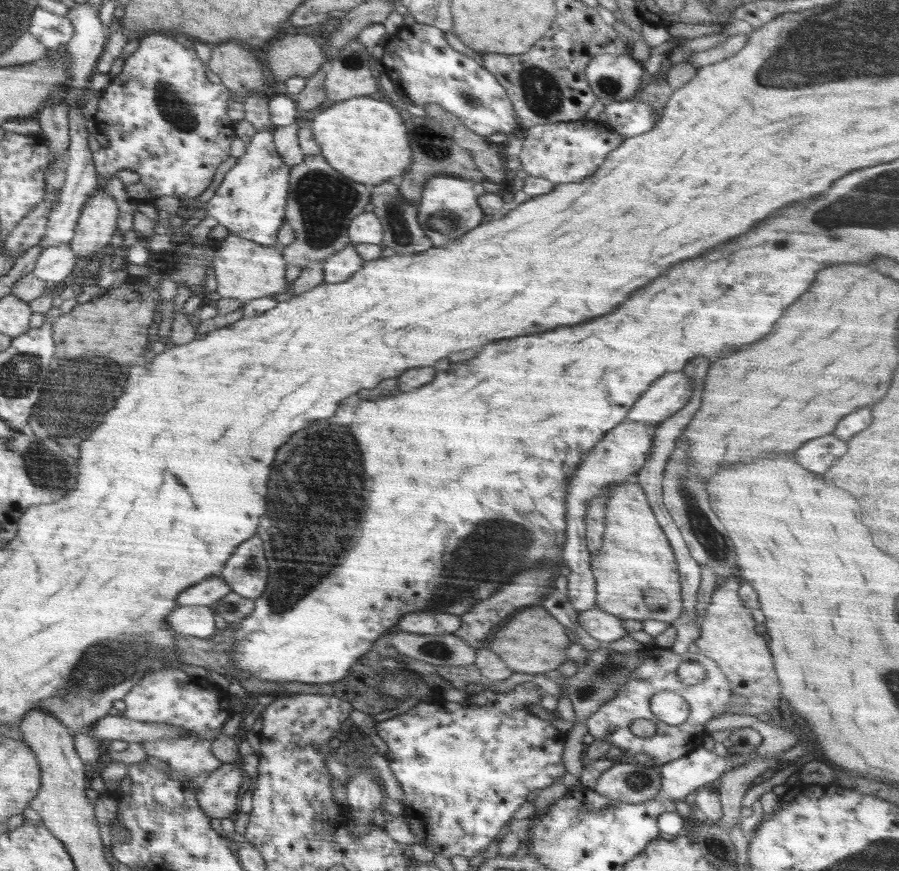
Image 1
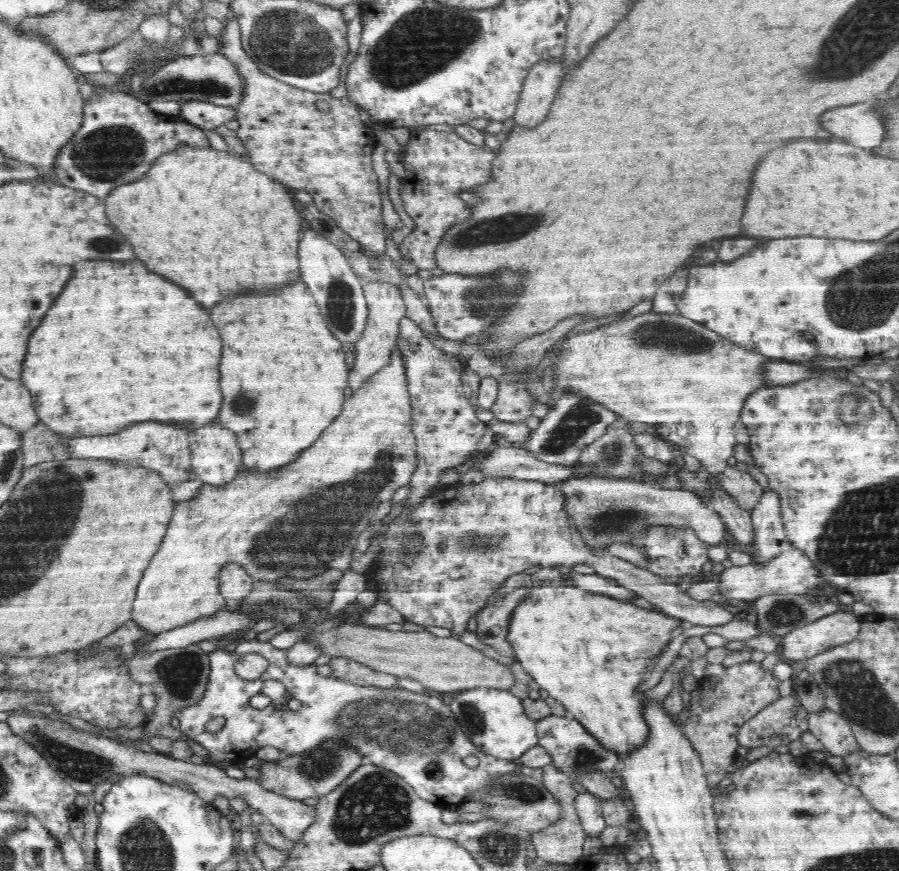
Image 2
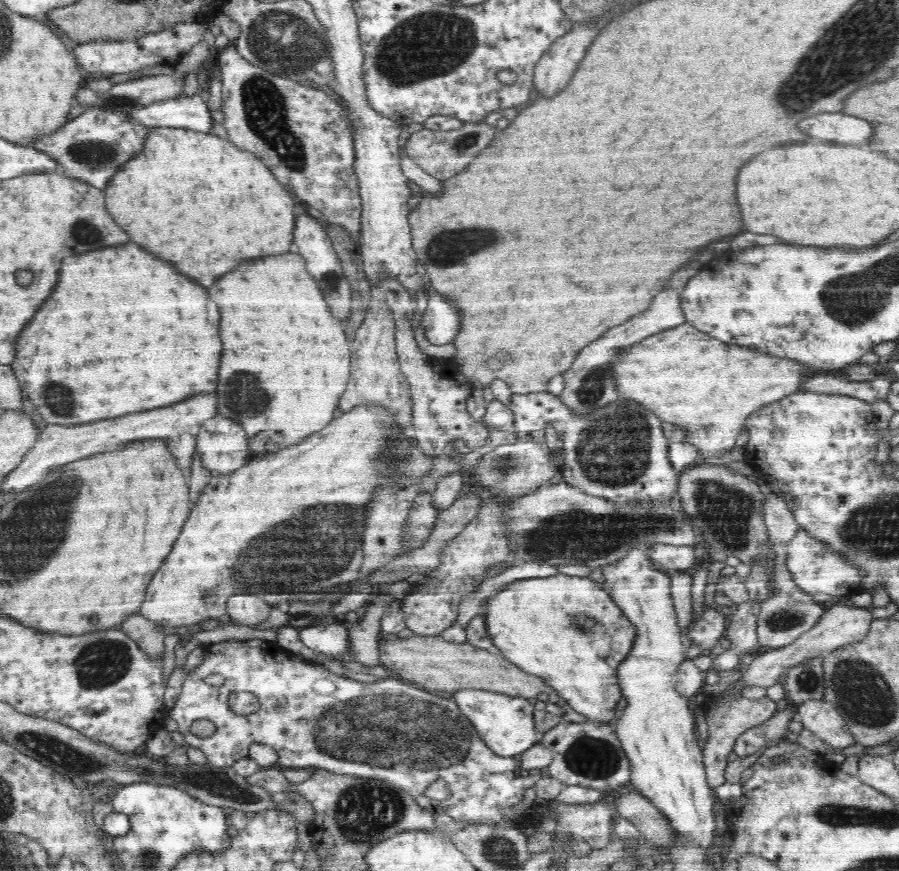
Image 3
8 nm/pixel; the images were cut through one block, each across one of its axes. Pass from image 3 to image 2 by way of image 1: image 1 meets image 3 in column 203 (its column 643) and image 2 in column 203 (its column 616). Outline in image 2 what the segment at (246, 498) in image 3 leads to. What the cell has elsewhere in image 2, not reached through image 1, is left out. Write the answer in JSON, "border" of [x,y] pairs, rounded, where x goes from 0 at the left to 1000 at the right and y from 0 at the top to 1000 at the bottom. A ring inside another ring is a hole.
{"border":[[[443,397],[436,402],[435,406],[435,416],[418,427],[416,432],[412,432],[412,434],[409,434],[410,436],[406,437],[407,441],[405,441],[405,445],[400,445],[389,459],[383,462],[383,468],[380,468],[378,478],[367,487],[365,494],[360,494],[360,496],[356,498],[356,505],[352,505],[352,510],[347,510],[347,514],[340,514],[340,517],[329,526],[329,530],[325,530],[325,533],[320,533],[320,535],[316,535],[316,537],[300,543],[283,543],[280,541],[268,540],[263,545],[263,549],[259,549],[254,556],[249,558],[238,558],[227,555],[226,559],[215,573],[196,579],[191,599],[189,599],[189,604],[187,604],[187,613],[185,613],[185,618],[182,618],[178,631],[176,631],[174,638],[169,641],[165,654],[160,657],[158,668],[156,668],[156,673],[154,673],[154,680],[151,680],[151,691],[149,691],[147,712],[154,716],[156,722],[176,729],[179,726],[225,710],[225,707],[236,707],[238,703],[246,700],[246,698],[250,696],[251,689],[244,682],[242,664],[245,661],[245,654],[247,654],[254,645],[267,648],[285,667],[298,667],[301,669],[309,668],[311,664],[340,666],[340,664],[352,664],[352,661],[356,661],[356,657],[363,657],[363,654],[378,654],[378,657],[384,657],[392,652],[392,645],[397,642],[397,639],[392,636],[394,629],[396,629],[395,620],[400,615],[402,611],[407,608],[407,604],[409,604],[412,595],[416,592],[420,579],[427,576],[427,574],[435,574],[443,560],[455,556],[458,544],[461,544],[461,541],[463,541],[465,536],[464,510],[462,499],[457,493],[458,467],[449,424],[449,410],[447,410],[447,403],[443,401]],[[354,572],[356,572],[356,576],[358,576],[358,572],[360,572],[360,579],[365,579],[365,581],[358,581],[358,590],[356,590],[356,581],[352,581]]]}

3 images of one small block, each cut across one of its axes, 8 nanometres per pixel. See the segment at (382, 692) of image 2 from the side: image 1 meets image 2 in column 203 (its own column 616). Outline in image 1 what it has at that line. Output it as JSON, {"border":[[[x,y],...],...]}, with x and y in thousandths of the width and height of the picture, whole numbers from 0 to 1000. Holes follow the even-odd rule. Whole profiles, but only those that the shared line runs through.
{"border":[[[725,742],[723,746],[719,746],[716,760],[701,774],[699,783],[692,788],[692,792],[687,792],[685,801],[672,806],[670,812],[665,813],[661,820],[652,825],[654,840],[659,843],[661,850],[670,848],[676,852],[679,856],[686,856],[693,861],[693,867],[700,867],[699,873],[703,873],[704,868],[710,863],[720,865],[725,868],[726,878],[735,881],[747,873],[759,870],[761,867],[768,866],[772,861],[781,858],[783,846],[786,845],[785,829],[805,819],[805,809],[812,806],[814,799],[814,790],[810,783],[810,778],[803,774],[803,769],[796,765],[794,758],[783,753],[781,750],[761,749],[759,751],[750,751],[745,744],[735,744]],[[770,758],[781,762],[781,767],[785,769],[785,778],[783,783],[778,785],[776,790],[770,786],[762,786],[754,780],[754,765],[759,760]],[[745,792],[756,797],[765,807],[768,817],[765,823],[759,831],[747,834],[736,830],[735,827],[725,820],[723,815],[723,801],[732,794]],[[707,824],[717,824],[725,827],[730,832],[730,842],[725,846],[712,847],[701,839],[701,831]],[[677,838],[683,838],[679,840]]]}

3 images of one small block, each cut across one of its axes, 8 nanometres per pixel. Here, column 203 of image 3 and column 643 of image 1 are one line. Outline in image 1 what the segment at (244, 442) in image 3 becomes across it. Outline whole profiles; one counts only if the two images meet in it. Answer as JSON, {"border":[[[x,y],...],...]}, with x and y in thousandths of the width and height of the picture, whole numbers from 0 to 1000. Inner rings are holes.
{"border":[[[692,482],[687,489],[683,489],[676,495],[674,503],[665,507],[659,519],[652,524],[652,528],[643,535],[641,546],[632,556],[634,563],[630,567],[630,595],[631,621],[626,627],[626,641],[628,650],[634,652],[634,660],[631,661],[632,680],[631,687],[638,696],[641,703],[650,703],[663,696],[663,666],[656,652],[656,633],[652,625],[651,599],[654,575],[670,566],[670,559],[676,555],[704,551],[712,538],[716,536],[716,530],[724,519],[727,509],[727,497],[730,490],[719,487],[719,485],[703,485],[703,482]]]}

